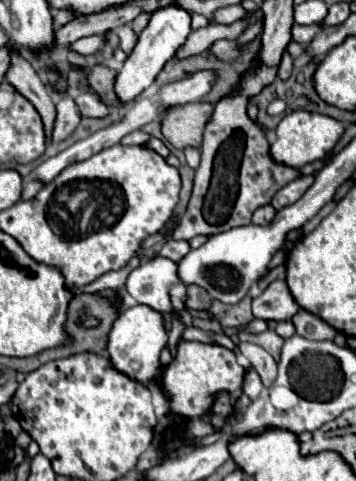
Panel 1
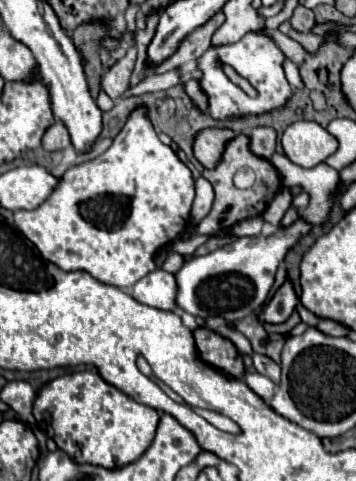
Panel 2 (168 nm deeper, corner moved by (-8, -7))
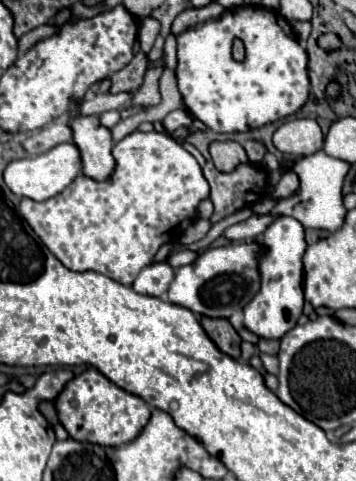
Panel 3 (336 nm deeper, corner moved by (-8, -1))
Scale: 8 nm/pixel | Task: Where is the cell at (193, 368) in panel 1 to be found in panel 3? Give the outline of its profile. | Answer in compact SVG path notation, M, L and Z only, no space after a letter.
M200 318L202 328L206 330L206 334L210 336L210 340L228 356L238 358L240 356L240 336L238 332L232 328L232 324L226 318Z

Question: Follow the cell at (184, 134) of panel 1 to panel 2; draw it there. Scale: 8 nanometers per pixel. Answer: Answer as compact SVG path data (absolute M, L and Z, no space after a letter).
M204 128L194 136L194 156L204 168L214 168L220 160L224 144L234 136L230 128Z

